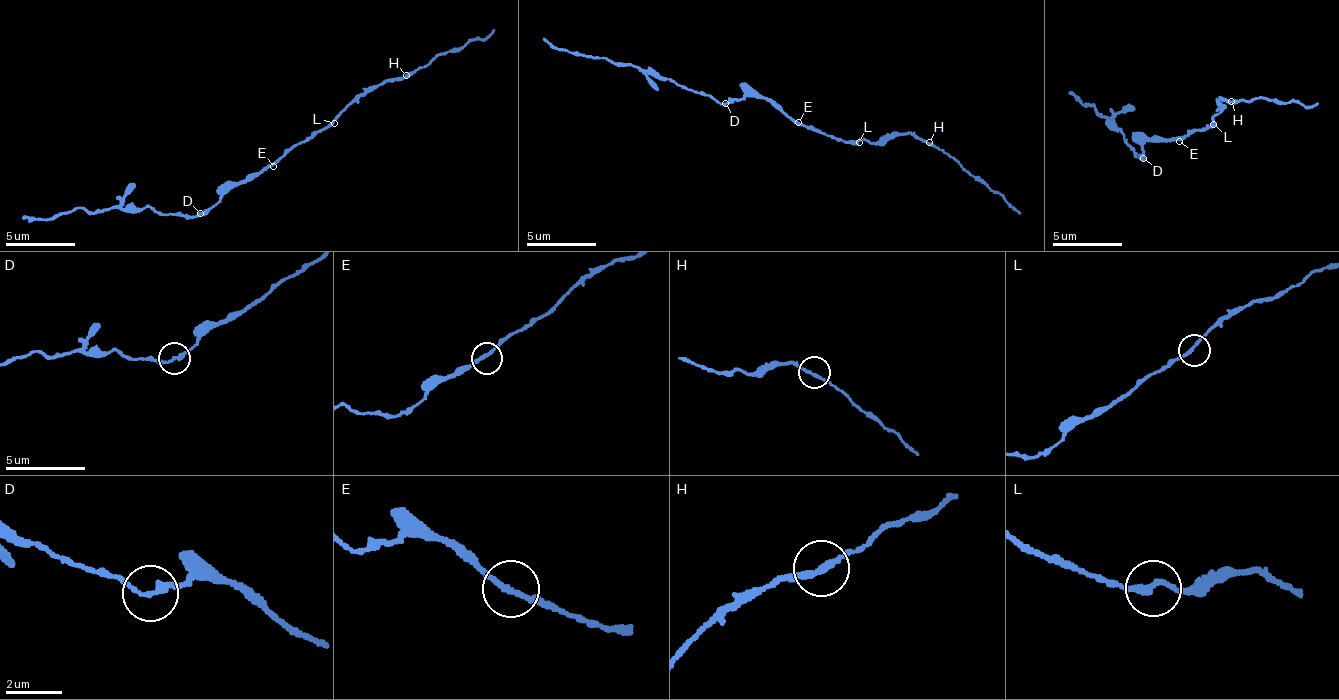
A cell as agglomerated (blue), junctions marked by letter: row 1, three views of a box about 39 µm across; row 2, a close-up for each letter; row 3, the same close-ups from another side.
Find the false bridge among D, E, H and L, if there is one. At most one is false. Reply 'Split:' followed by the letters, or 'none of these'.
Split: none of these

